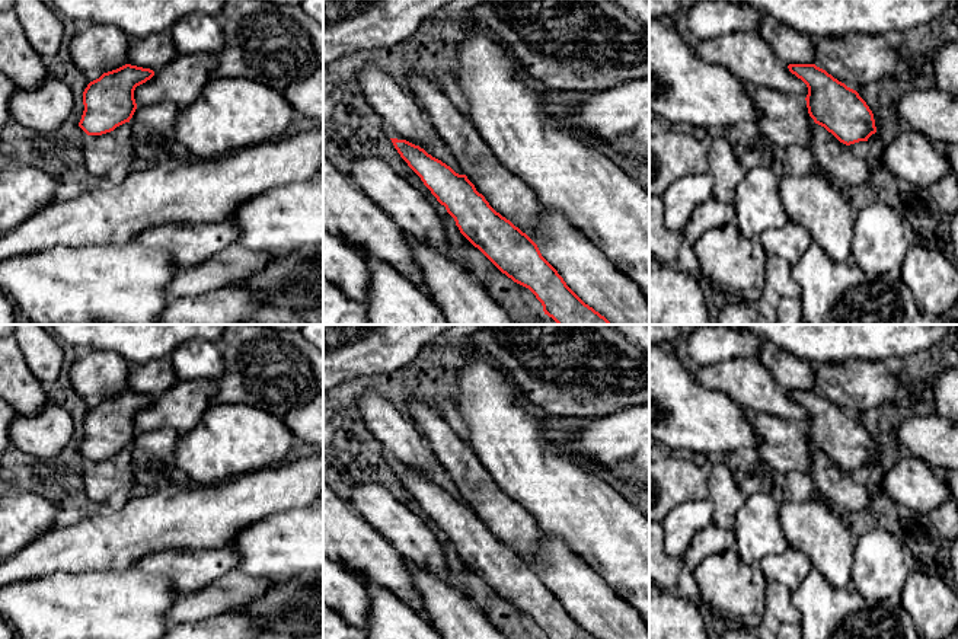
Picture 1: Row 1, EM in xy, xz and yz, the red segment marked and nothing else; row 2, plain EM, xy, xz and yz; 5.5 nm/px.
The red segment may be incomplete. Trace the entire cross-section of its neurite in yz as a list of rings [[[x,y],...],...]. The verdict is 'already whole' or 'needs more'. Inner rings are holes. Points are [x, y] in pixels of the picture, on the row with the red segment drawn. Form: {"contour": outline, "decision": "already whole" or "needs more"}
{"contour": [[[789,64],[807,87],[809,116],[840,143],[850,146],[876,132],[874,114],[859,93],[815,64]]], "decision": "already whole"}

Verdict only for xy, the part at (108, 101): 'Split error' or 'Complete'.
Complete

